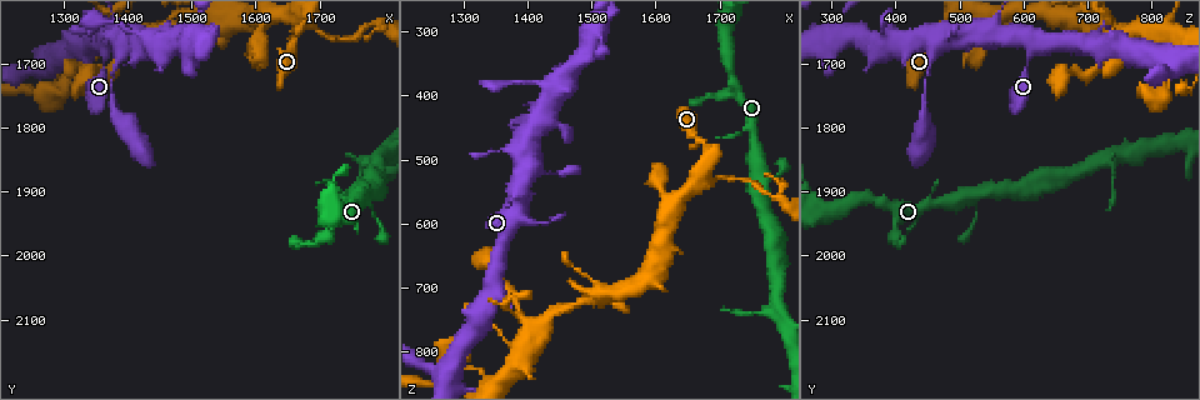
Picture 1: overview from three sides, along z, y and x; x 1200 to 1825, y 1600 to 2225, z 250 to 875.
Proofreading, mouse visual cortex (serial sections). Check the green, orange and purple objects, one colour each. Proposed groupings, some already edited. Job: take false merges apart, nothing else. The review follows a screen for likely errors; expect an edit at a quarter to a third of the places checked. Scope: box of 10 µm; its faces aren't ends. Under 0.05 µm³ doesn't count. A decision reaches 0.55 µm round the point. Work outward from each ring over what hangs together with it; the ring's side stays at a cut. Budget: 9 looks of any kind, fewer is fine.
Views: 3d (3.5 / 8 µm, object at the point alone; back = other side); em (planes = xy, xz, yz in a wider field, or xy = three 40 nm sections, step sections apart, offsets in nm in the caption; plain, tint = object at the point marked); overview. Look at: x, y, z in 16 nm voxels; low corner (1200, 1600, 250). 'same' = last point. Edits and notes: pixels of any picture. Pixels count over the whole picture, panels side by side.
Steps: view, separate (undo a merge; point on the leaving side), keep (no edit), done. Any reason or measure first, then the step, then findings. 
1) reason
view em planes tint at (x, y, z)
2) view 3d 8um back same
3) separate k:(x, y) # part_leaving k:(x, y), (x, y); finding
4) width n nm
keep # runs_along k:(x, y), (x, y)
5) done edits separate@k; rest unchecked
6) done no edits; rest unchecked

view 3d 8um at (1420, 1655, 765)

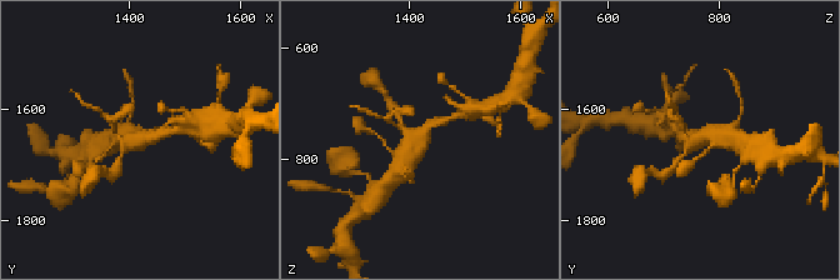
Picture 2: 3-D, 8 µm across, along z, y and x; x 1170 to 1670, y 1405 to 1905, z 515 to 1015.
arms 4; arm_widths 150, 150, 200, 600 nm; need the tissue
view em xy step 5 tint same

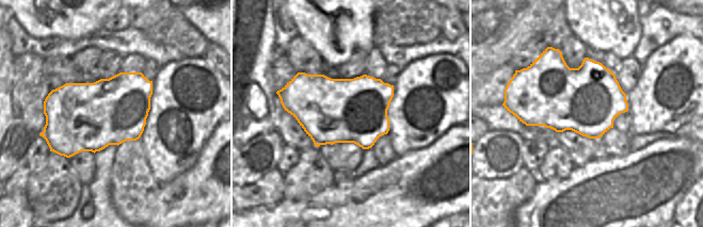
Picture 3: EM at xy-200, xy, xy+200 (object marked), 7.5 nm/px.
keep # runs_along 2:(445, 120), (413, 143), (401, 170); all the same cell

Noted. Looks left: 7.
sudden change in width
view 3d 3.5um at (1425, 1655, 390)

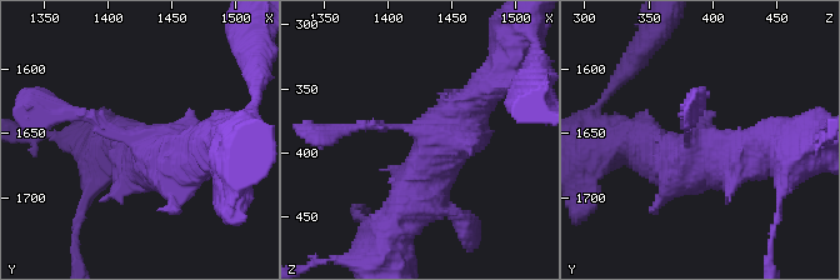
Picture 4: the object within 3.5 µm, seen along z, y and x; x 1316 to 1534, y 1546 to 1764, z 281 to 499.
view em xy step 1 tint at (1426, 1656, 384)

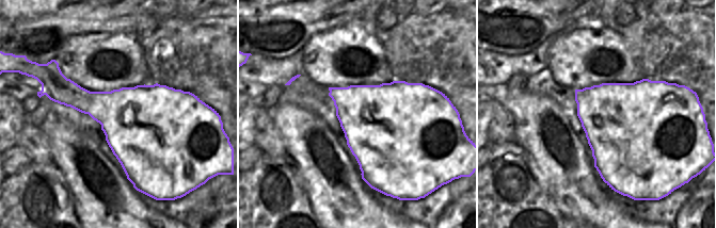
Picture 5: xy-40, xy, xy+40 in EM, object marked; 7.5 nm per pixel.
keep # runs_along 4:(410, 205), (456, 119), (498, 78); one cell here

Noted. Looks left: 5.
a narrow waist
view 3d 3.5um at (1510, 1645, 305)

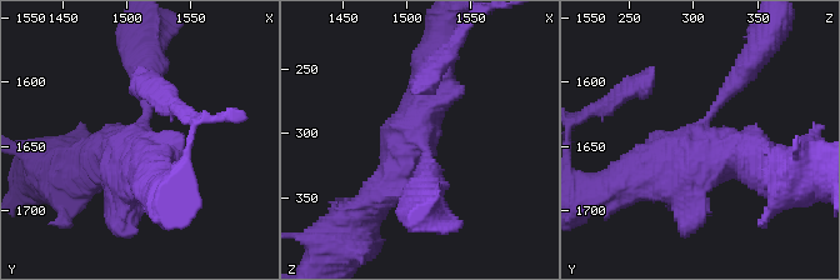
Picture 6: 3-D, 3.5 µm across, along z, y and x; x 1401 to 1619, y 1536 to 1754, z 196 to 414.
need the tissue
view em xy step 5 tint at (1510, 1644, 302)

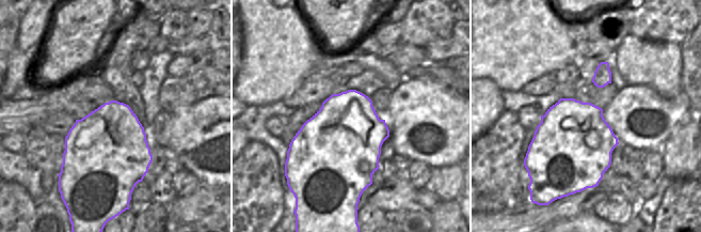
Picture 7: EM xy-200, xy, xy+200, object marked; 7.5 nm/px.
keep # runs_along 6:(370, 205), (398, 176), (428, 70); one cell here

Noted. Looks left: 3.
sharp bend
view 3d 3.5um at (1780, 1855, 740)

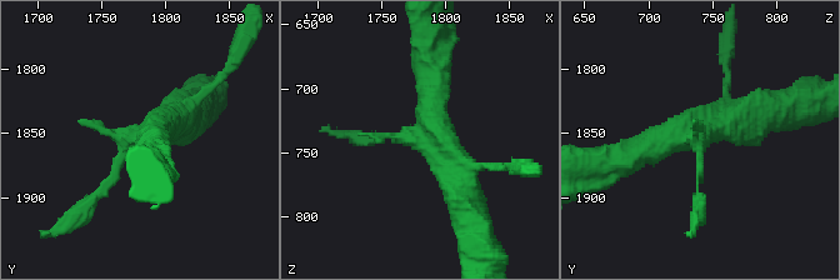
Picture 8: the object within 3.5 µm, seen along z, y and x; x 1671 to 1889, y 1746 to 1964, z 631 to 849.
view em xy step 2 tint at (1780, 1852, 740)

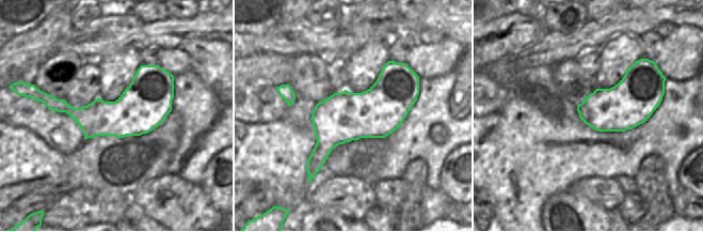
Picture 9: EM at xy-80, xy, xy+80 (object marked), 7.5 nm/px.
keep # runs_along 8:(431, 74), (435, 131), (370, 138); all the same cell

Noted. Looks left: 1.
done no edits; rest unchecked

